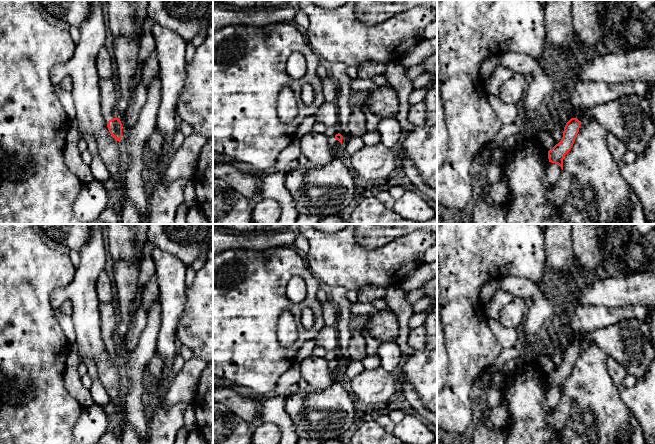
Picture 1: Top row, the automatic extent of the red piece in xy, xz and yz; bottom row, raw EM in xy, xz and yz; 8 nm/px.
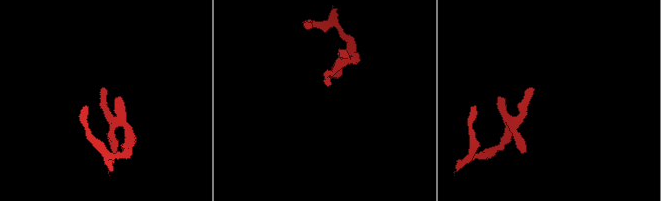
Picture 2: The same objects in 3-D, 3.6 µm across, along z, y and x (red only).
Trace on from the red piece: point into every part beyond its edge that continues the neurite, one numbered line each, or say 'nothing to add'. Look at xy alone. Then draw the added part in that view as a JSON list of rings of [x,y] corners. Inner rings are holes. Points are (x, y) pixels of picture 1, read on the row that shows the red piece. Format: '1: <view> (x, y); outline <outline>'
1: xy (109, 94); outline [[[100,79],[99,87],[102,115],[109,121],[117,117],[115,110],[120,97],[118,86],[112,79]]]

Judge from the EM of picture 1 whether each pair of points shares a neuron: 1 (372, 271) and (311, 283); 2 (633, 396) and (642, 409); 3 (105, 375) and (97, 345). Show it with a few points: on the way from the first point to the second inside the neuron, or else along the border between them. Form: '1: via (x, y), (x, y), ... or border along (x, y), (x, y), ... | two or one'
1: border along (305, 262), (309, 270), (322, 285) | two
2: via (636, 399), (642, 406) | one
3: via (105, 368), (105, 364), (98, 352) | one

